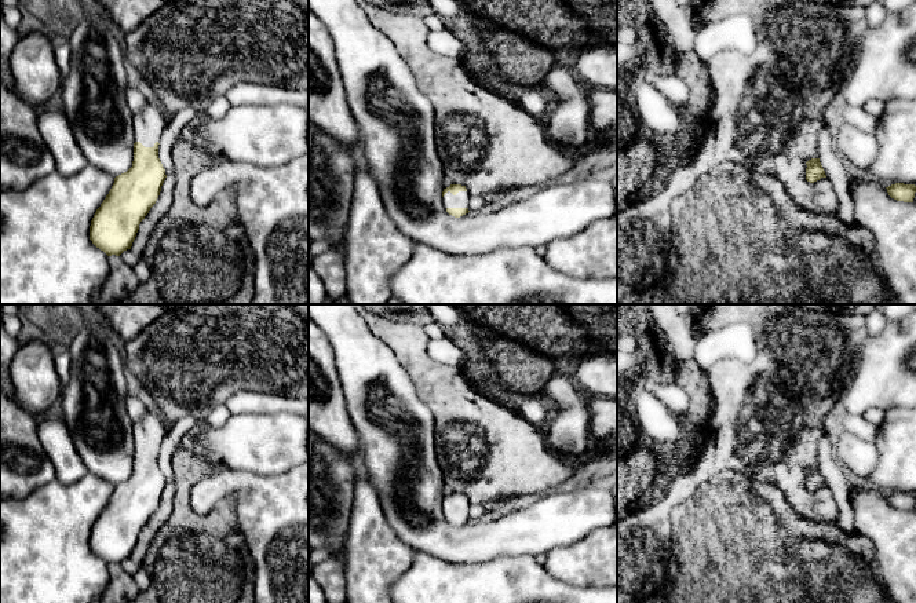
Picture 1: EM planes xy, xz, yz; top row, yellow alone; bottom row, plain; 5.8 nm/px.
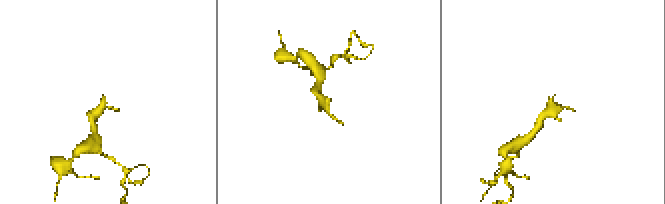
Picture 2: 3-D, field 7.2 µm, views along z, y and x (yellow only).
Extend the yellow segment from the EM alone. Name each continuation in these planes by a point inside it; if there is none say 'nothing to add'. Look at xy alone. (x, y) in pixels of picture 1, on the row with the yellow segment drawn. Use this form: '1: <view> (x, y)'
1: xy (149, 124)

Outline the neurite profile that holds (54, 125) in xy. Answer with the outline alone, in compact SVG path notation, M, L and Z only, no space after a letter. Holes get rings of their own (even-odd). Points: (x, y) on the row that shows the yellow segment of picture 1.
M61 107L37 114L37 127L55 160L56 172L73 176L85 168L87 158L81 153L70 123Z

